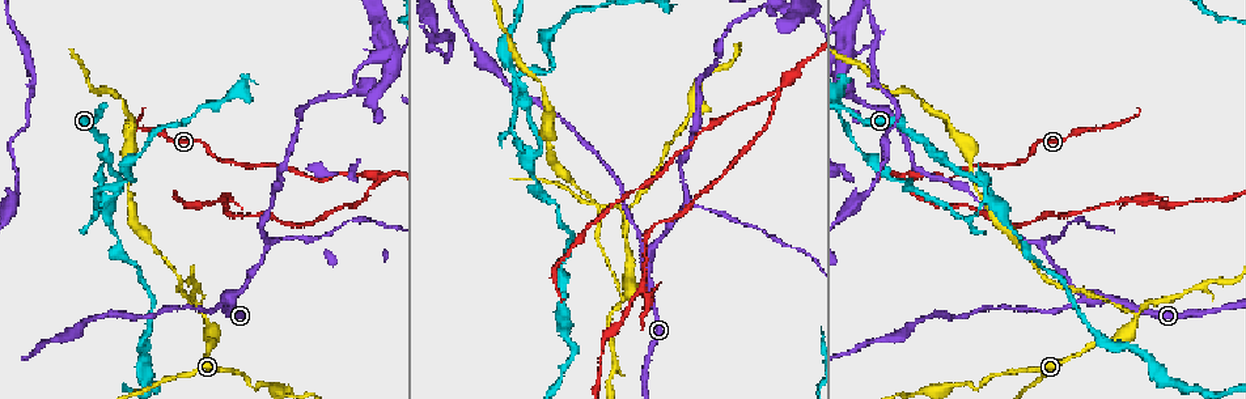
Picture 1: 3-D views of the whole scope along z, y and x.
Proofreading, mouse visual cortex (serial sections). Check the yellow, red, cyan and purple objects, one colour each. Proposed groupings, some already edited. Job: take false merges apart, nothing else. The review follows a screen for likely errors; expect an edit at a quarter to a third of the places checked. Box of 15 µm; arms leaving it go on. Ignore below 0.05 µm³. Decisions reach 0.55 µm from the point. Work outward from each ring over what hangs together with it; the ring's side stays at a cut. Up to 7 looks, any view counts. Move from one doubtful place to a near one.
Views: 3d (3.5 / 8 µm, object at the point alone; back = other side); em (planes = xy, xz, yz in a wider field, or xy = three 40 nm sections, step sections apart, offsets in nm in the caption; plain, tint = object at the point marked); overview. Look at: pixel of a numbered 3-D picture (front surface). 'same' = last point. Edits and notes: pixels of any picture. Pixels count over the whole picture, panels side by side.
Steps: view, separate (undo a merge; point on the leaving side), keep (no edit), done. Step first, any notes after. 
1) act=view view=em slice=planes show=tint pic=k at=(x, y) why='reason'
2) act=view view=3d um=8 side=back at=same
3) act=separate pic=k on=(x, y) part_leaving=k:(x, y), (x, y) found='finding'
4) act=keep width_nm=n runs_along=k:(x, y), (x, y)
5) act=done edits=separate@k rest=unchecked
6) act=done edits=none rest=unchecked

act=view view=3d um=3.5 pic=1 at=(902, 176) why='three arms meet'

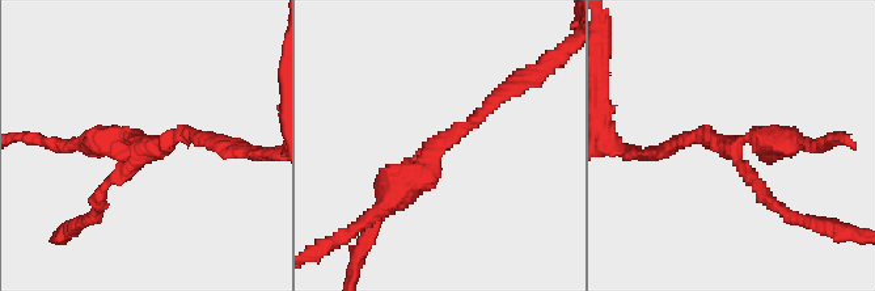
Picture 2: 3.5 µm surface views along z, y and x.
act=view view=em slice=xy step=5 show=tint pic=2 at=(739, 143) why='shape alone is not enough'

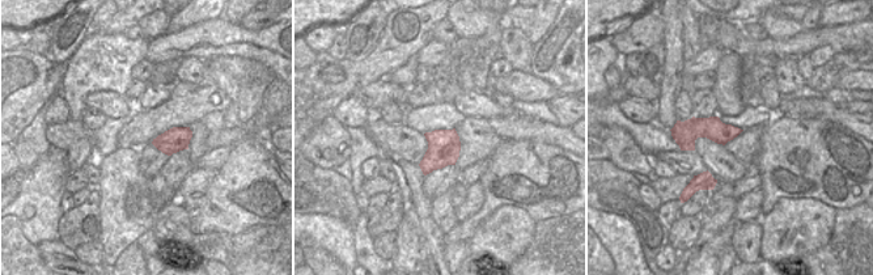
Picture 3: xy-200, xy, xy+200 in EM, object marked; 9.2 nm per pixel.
act=view view=em slice=xy step=2 show=tint at=same why='cut it another way'

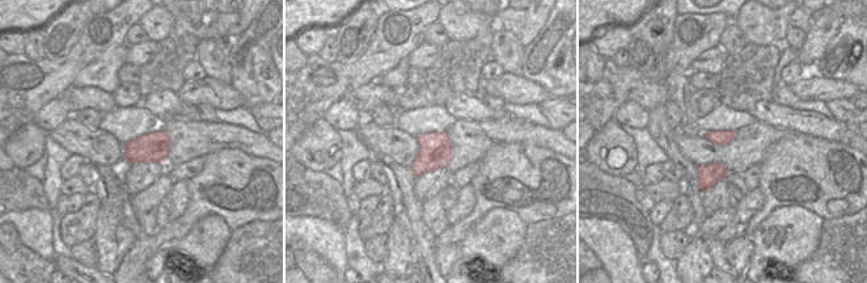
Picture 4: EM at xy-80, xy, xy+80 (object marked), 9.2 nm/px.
act=keep arm_widths_nm=150,150,300 runs_along=2:(804, 142), (734, 151), (770, 202) found='all the same cell'

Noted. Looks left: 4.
act=view view=3d um=3.5 pic=1 at=(649, 249) why='arms part here'

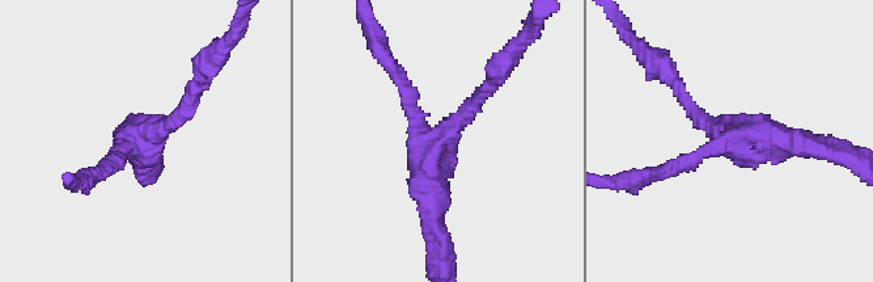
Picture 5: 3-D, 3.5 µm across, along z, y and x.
act=view view=em slice=xy step=5 show=tint pic=5 at=(435, 147) arms=3 arm_widths_nm=200,200,300

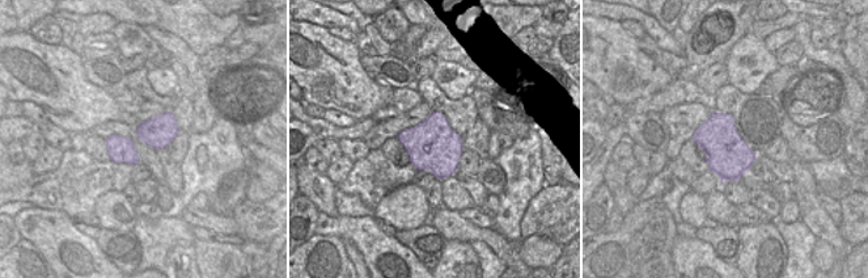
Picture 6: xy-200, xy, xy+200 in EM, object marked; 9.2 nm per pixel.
act=keep width_nm=460 runs_along=5:(825, 148), (738, 140), (685, 96) found='continuous, no second cell'

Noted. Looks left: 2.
act=view view=3d um=8 pic=1 at=(532, 158)

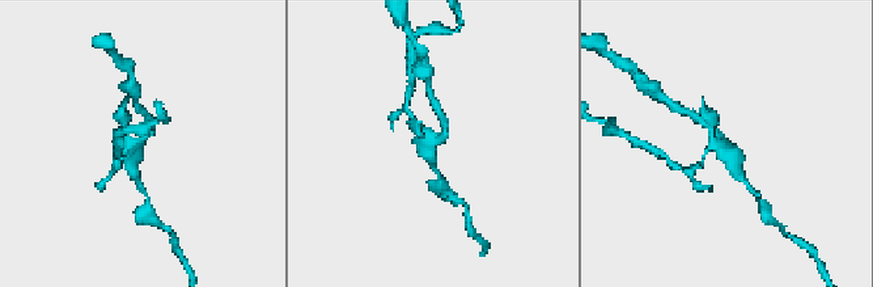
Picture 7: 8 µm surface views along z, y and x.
act=view view=em slice=xy step=3 show=tint pic=7 at=(430, 144) arms=4 arm_widths_nm=150,150,200,300 why='need the tissue'

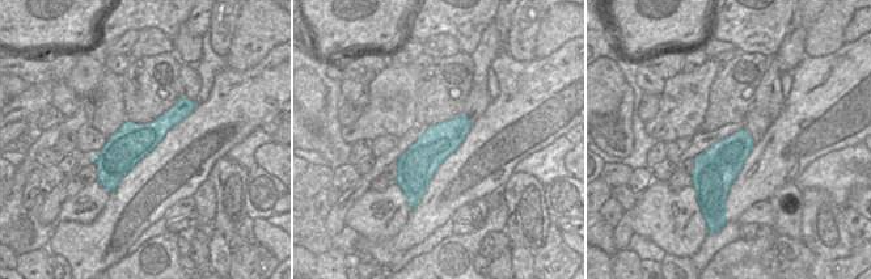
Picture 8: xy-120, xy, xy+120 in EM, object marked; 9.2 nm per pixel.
act=separate pic=7 on=(123, 117) part_leaving=7:(710, 147), (694, 171), (672, 165) found='two cells meet here'

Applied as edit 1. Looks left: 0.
act=done edits=separate@7 rest=unchecked

